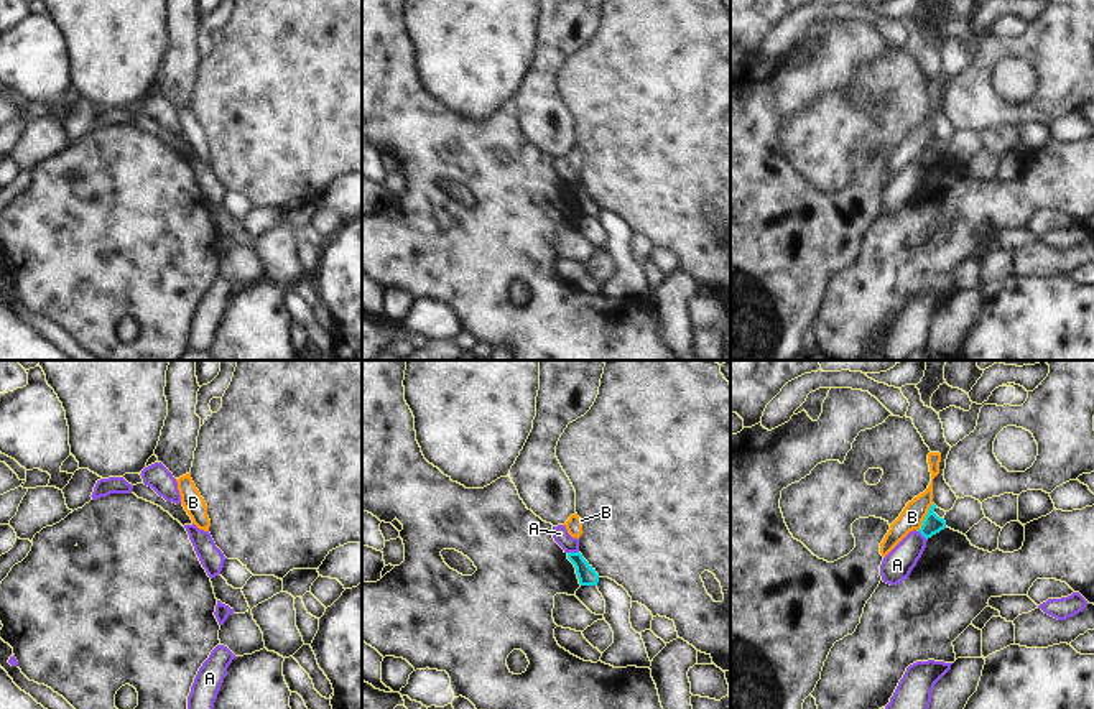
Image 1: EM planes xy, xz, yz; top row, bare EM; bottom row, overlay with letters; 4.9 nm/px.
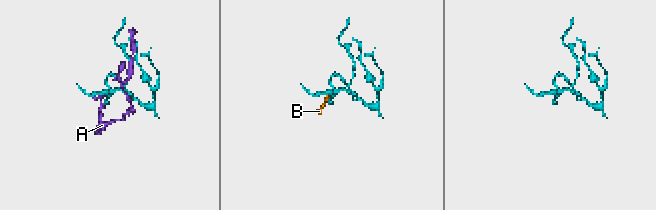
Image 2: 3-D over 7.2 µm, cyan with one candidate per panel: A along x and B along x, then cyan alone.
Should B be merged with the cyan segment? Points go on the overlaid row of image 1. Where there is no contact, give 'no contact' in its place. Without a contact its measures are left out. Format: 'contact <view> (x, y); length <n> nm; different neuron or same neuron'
contact yz (925, 517); length 160 nm; different neuron

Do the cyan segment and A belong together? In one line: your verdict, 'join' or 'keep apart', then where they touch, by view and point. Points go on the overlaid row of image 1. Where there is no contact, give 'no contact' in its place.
keep apart; contact xz (573, 553)

